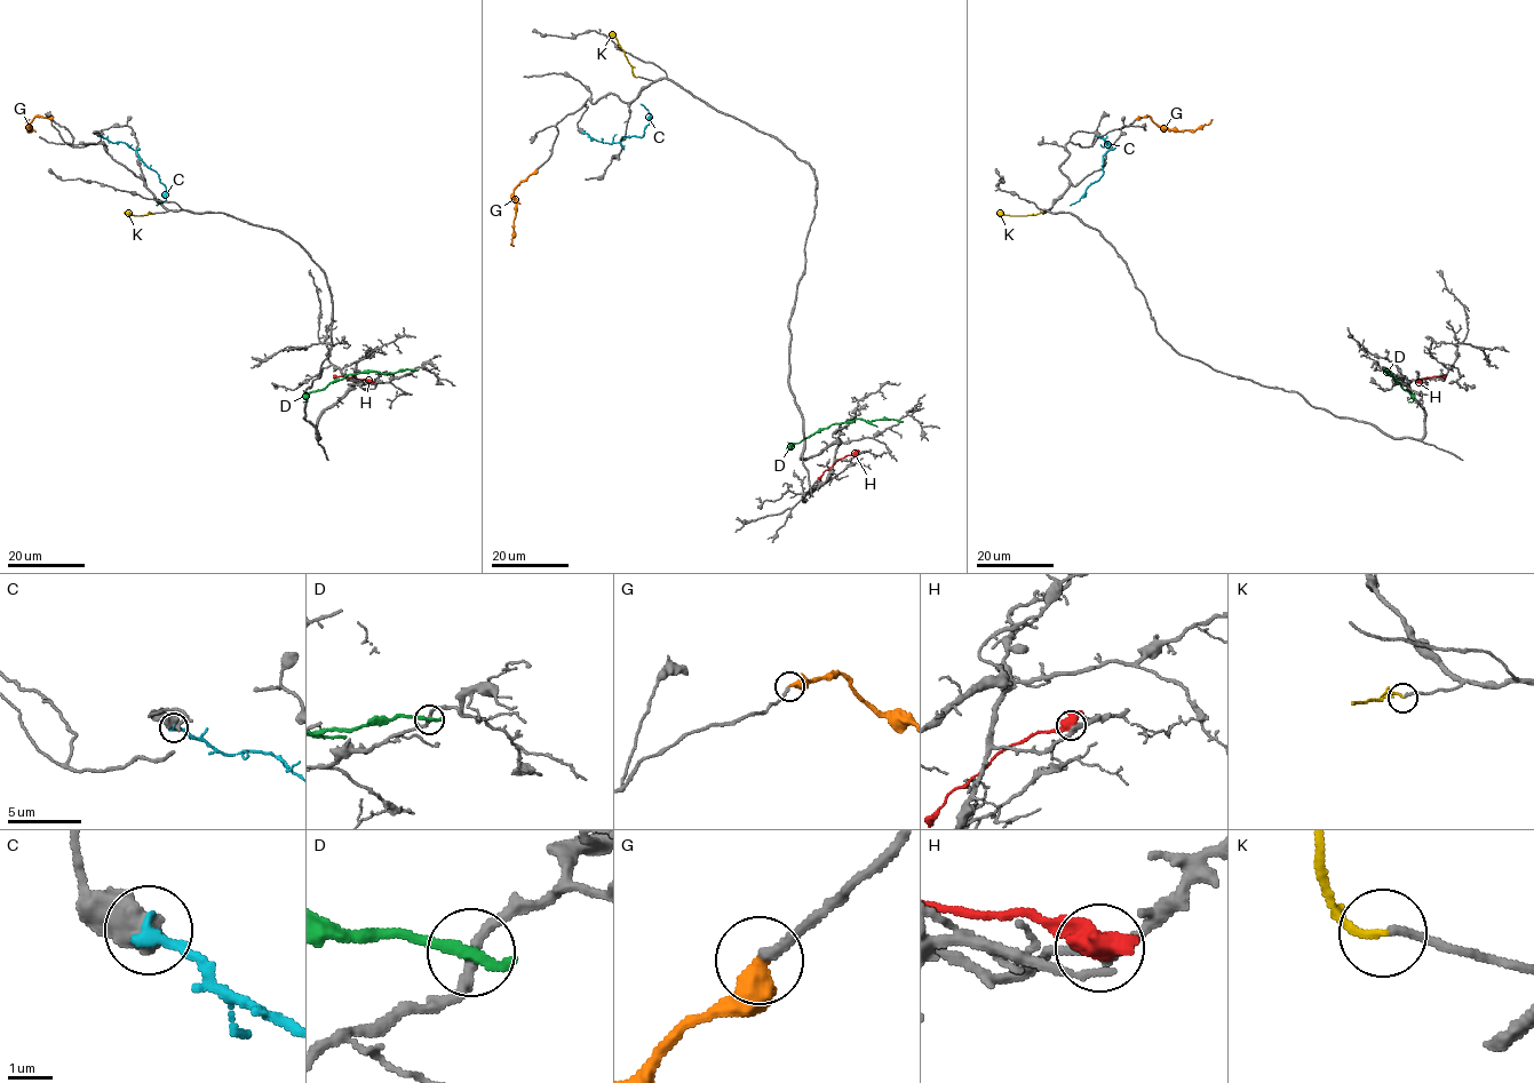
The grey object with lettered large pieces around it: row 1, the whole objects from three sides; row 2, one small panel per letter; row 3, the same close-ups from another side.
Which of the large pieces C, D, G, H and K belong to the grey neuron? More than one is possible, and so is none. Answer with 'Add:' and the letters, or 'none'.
Add: G, K

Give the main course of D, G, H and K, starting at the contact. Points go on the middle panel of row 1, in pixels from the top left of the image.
D: (898, 421), (853, 419), (819, 429), (791, 446), (787, 442)
G: (535, 169), (514, 190), (516, 208), (510, 244), (514, 246)
H: (856, 453), (837, 459), (819, 480)
K: (637, 77), (618, 40), (609, 33)

